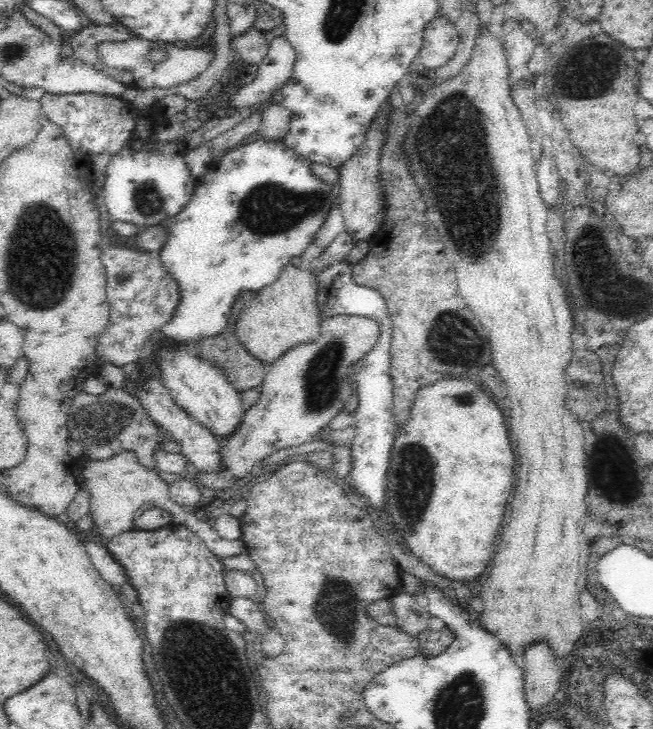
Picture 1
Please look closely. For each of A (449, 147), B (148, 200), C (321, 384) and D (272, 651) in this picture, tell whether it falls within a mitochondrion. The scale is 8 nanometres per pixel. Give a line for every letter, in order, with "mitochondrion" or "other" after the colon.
A: mitochondrion
B: mitochondrion
C: mitochondrion
D: other

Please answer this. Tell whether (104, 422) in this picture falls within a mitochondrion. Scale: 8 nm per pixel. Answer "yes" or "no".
yes

